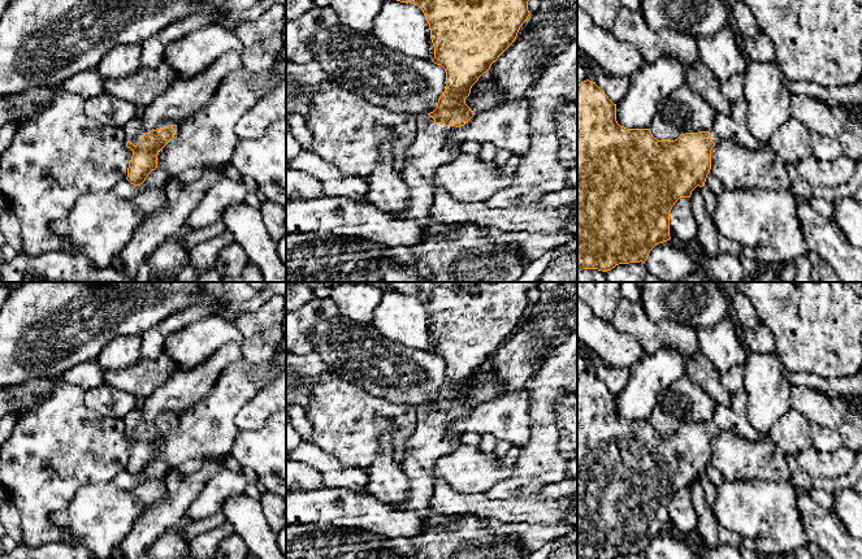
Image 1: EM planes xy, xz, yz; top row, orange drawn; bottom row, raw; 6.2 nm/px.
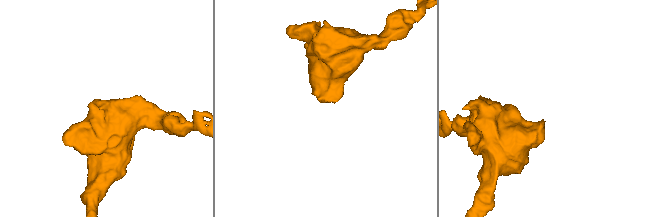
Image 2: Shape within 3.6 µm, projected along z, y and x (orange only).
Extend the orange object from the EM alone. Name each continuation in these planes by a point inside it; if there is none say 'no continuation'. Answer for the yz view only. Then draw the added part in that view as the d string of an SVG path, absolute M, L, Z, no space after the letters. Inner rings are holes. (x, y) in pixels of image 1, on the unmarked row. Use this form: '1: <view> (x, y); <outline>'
1: yz (733, 417); M742 389L732 394L728 406L716 404L714 415L709 421L712 433L735 432L738 436L746 436L749 441L762 441L770 434L757 430L748 419L748 396Z

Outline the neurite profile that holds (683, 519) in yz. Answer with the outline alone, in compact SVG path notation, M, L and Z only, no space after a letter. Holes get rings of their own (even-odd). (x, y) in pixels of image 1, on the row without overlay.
M680 489L670 503L671 532L690 538L696 532L696 511L690 499L690 489Z

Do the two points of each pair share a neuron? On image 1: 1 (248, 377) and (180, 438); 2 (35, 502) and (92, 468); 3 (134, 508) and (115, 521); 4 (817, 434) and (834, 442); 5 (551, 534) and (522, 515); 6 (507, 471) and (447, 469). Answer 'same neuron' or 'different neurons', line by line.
1: same neuron
2: same neuron
3: same neuron
4: same neuron
5: different neurons
6: same neuron

